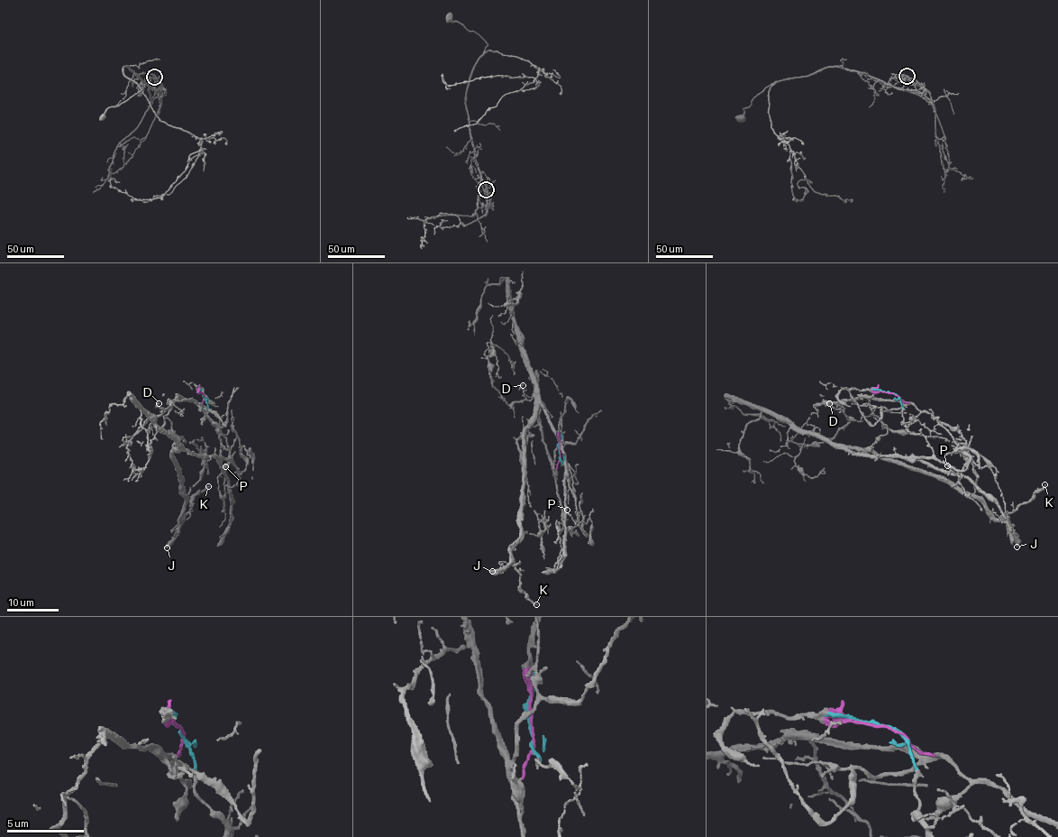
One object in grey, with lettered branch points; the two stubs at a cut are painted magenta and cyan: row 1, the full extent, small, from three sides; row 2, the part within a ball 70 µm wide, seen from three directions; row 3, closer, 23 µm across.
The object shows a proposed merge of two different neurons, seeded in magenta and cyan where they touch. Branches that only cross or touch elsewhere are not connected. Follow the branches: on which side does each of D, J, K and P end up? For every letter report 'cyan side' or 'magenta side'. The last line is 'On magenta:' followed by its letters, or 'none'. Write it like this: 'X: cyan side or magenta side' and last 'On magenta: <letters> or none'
D: magenta side
J: cyan side
K: cyan side
P: cyan side
On magenta: D

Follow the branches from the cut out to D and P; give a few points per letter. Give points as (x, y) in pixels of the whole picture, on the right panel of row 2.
D: (891, 393), (908, 403), (876, 398), (843, 399), (839, 409), (829, 403)
P: (891, 393), (900, 401), (907, 428), (922, 434), (933, 450), (930, 457), (919, 458), (949, 471), (947, 464)

